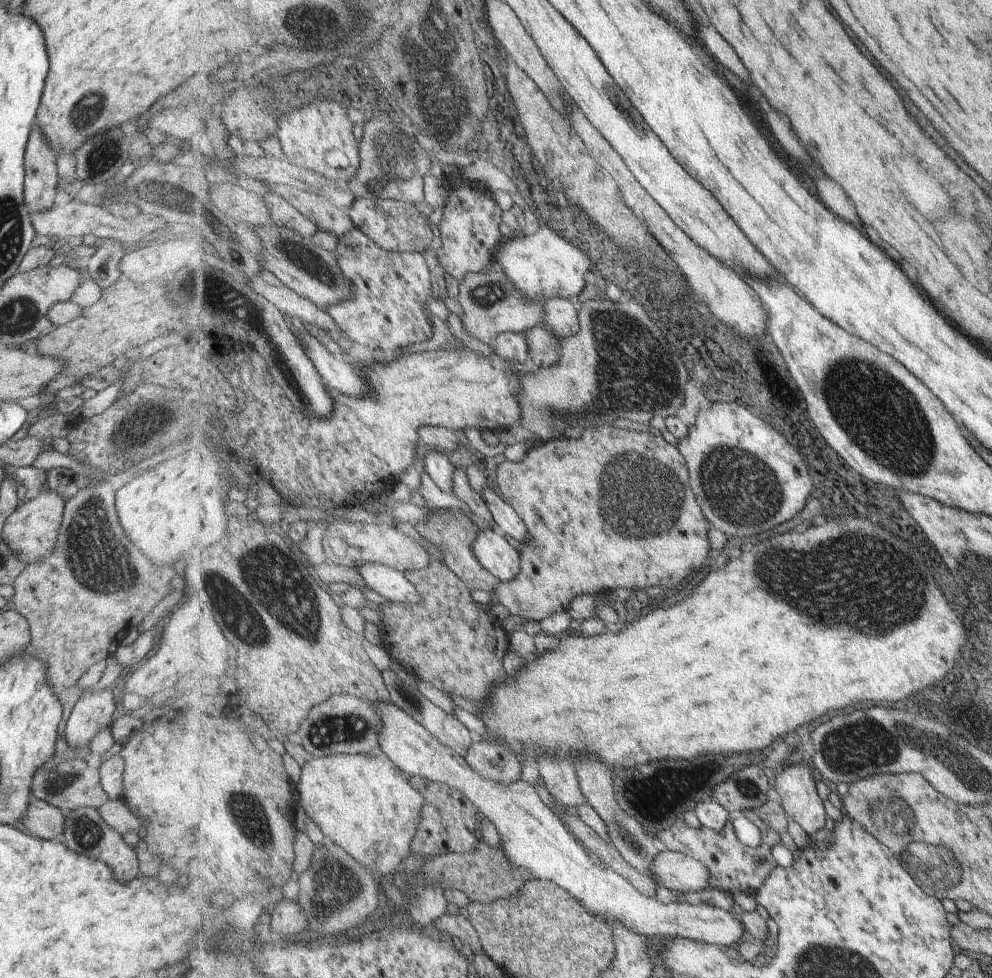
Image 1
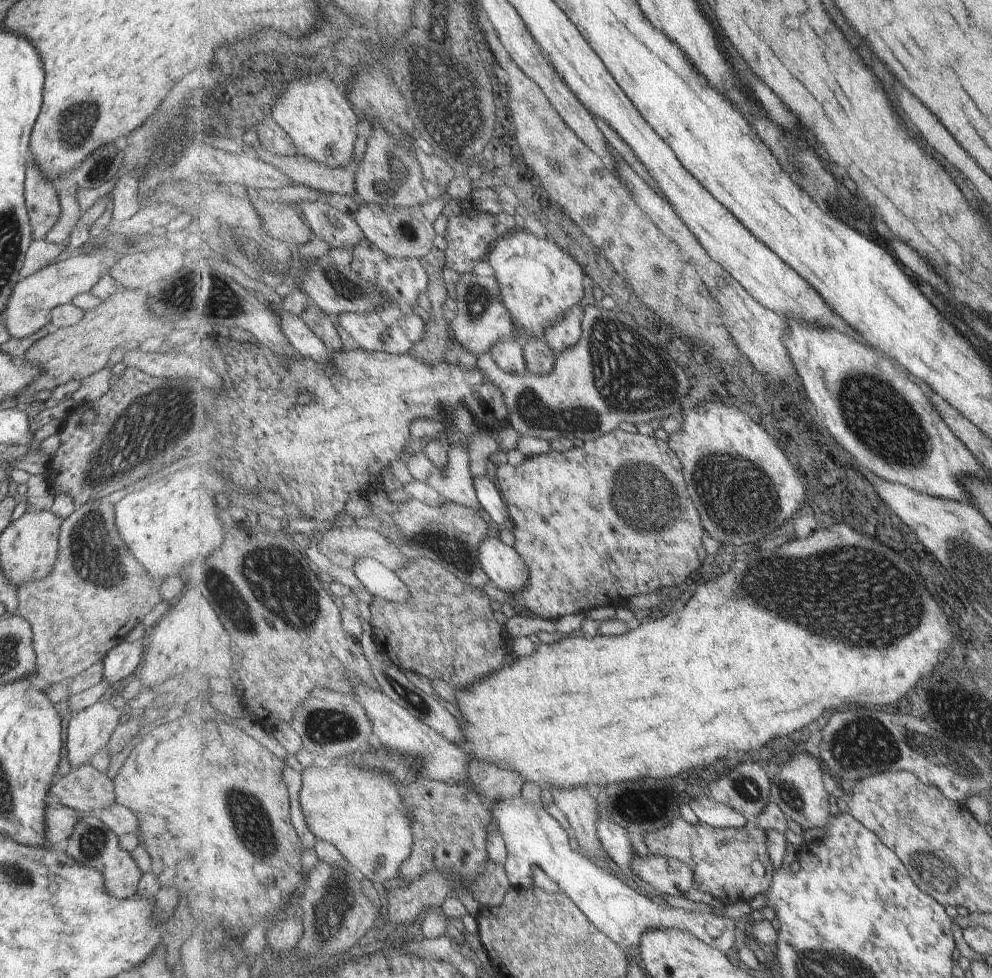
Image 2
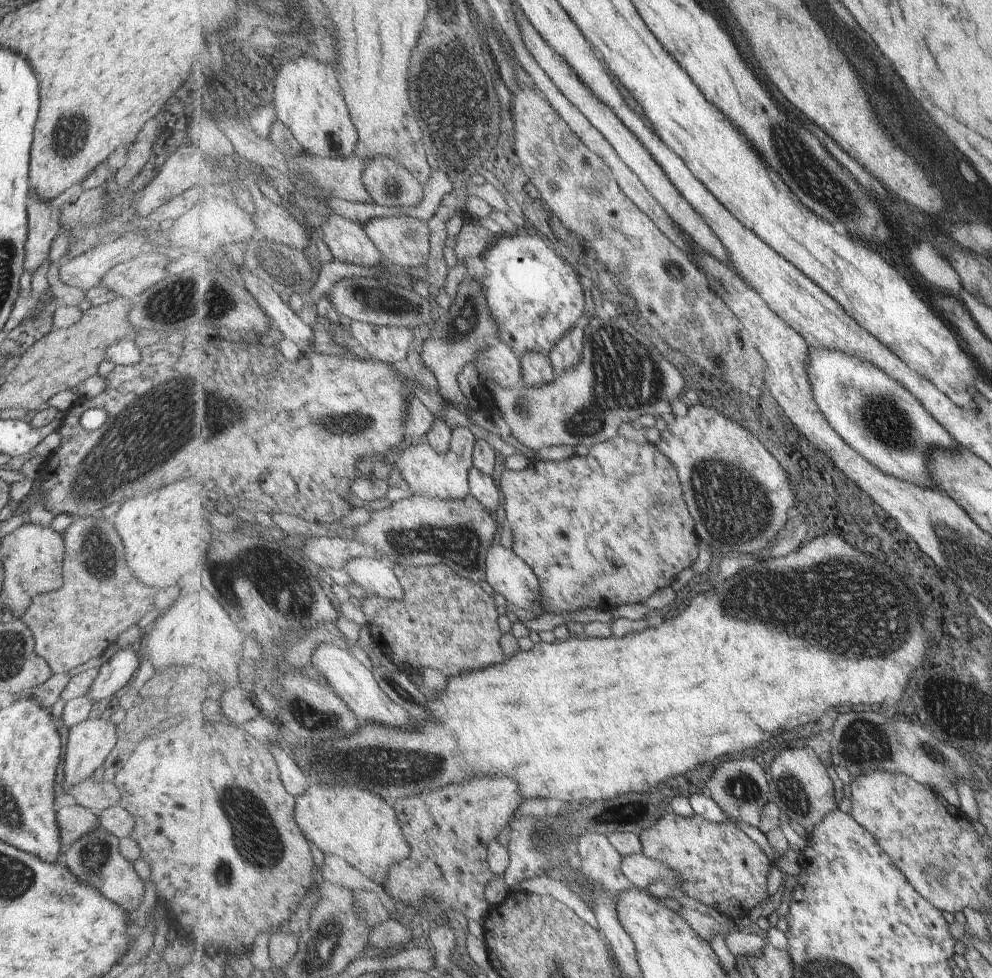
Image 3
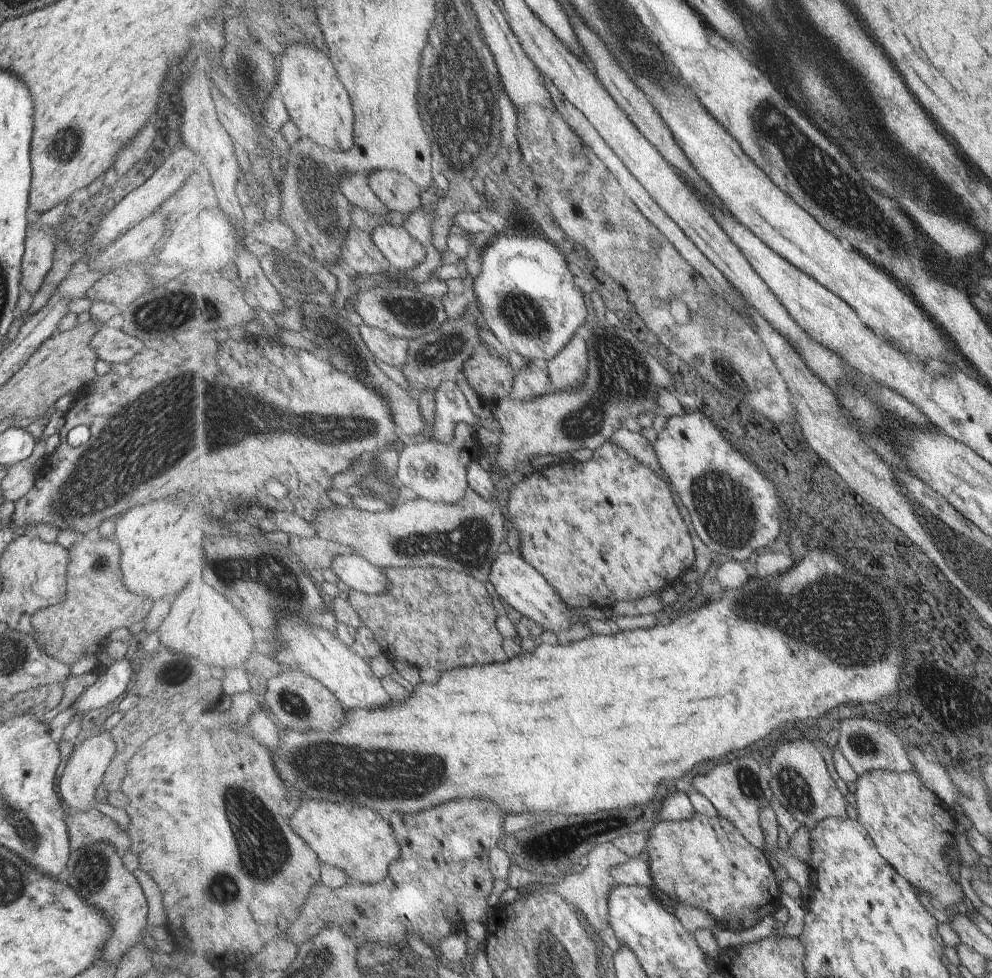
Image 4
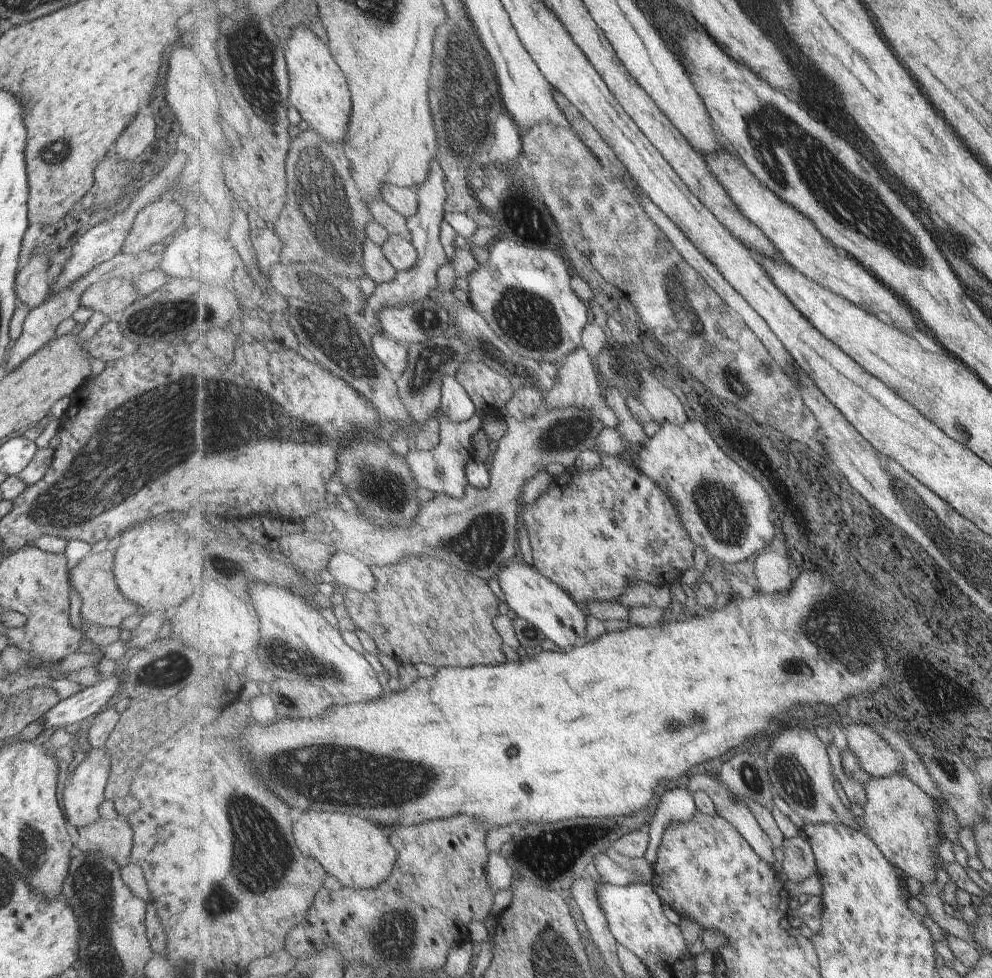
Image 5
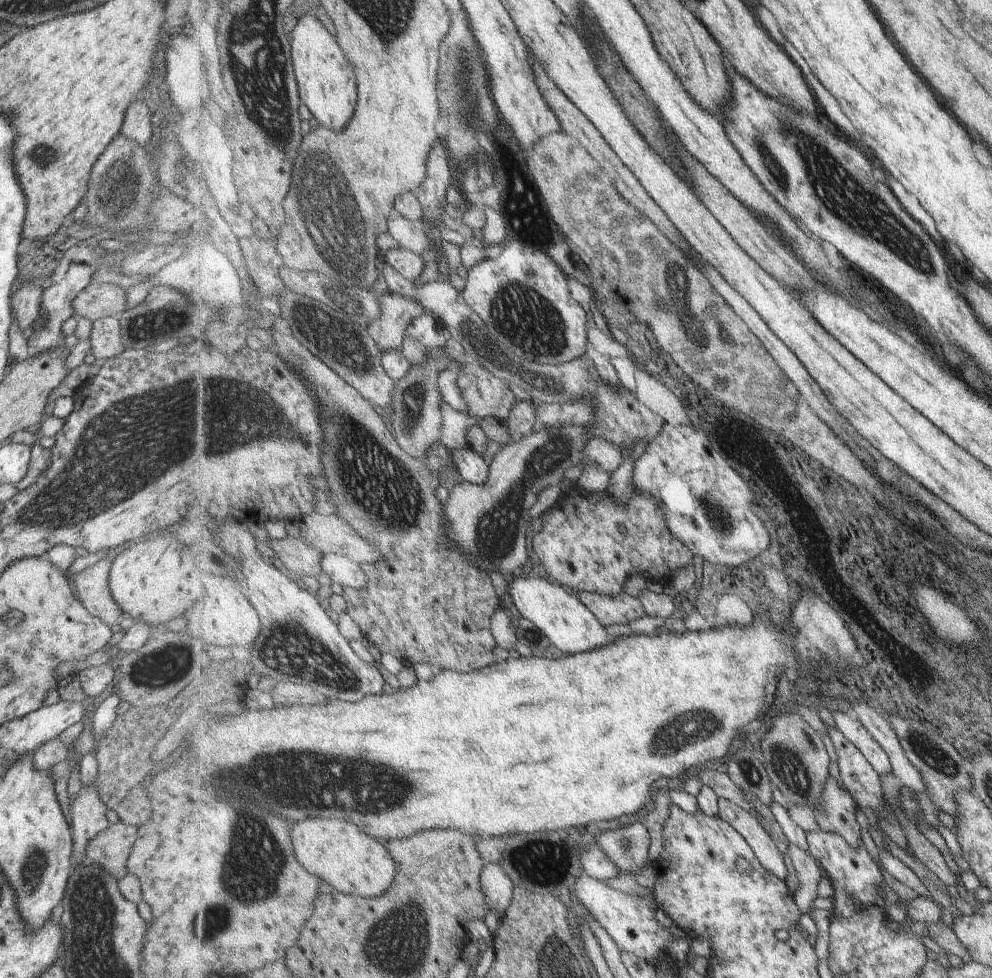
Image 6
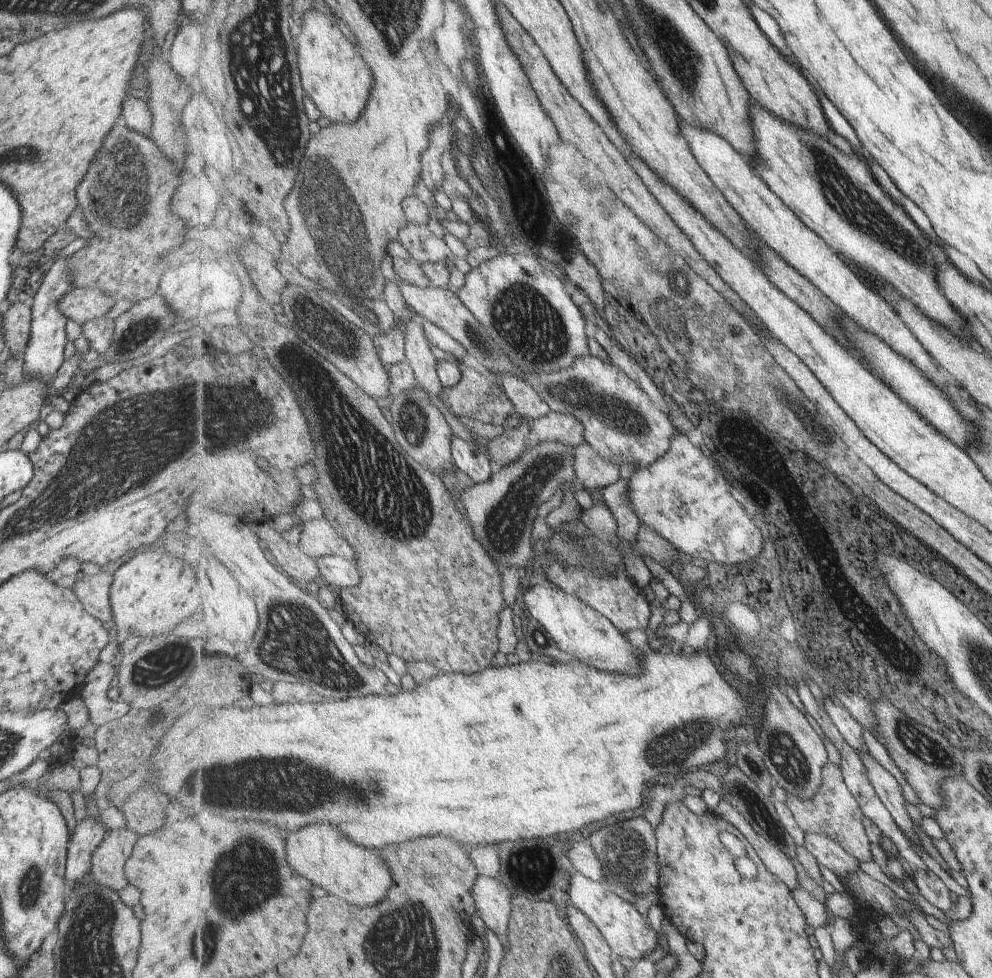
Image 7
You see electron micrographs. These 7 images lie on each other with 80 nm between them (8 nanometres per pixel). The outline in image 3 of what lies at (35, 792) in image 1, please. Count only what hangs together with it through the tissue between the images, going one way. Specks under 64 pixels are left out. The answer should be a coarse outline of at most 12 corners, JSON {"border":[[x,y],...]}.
{"border":[[92,777],[70,789],[78,805],[97,816],[116,809],[121,798],[116,784]]}

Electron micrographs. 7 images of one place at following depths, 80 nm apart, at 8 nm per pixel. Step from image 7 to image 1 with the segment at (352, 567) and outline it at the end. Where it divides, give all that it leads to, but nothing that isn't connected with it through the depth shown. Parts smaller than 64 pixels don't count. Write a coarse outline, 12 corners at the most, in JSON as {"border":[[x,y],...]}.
{"border":[[368,562],[368,587],[392,602],[420,604],[409,575]]}

